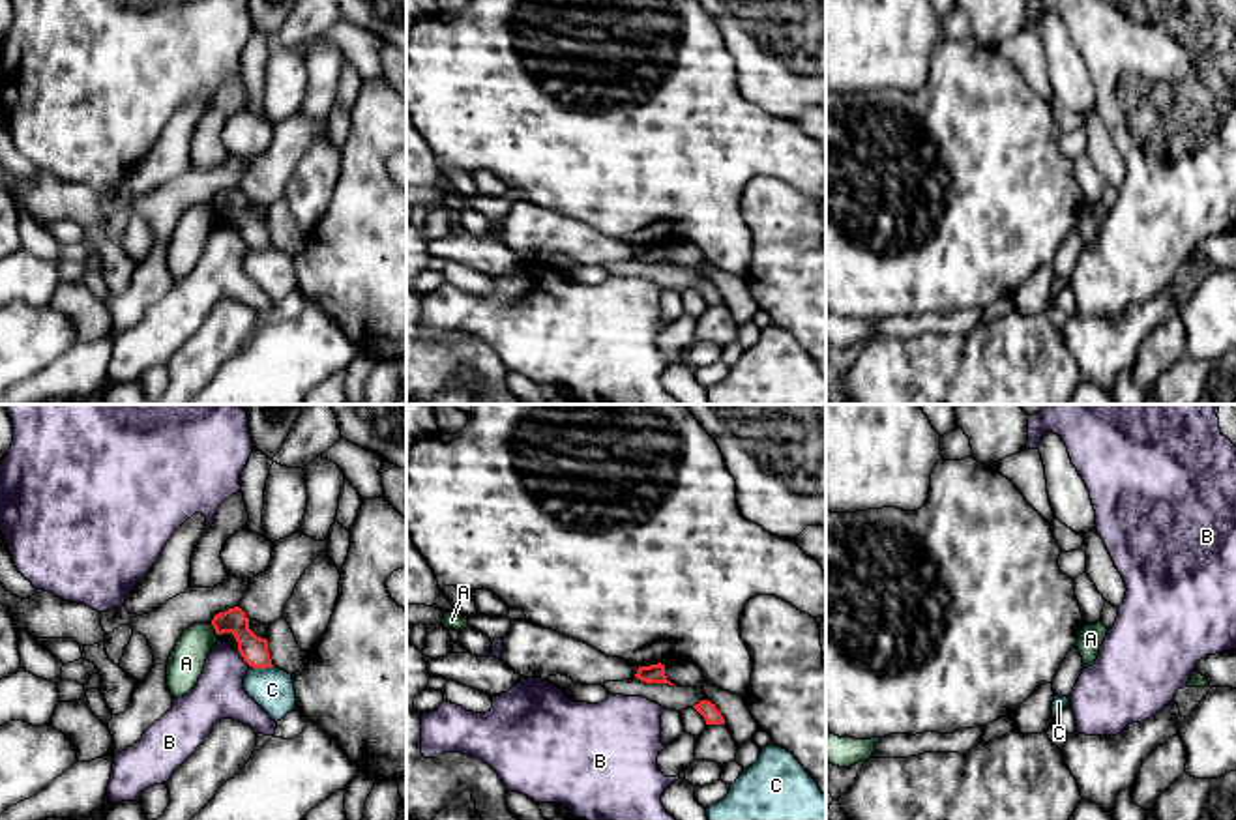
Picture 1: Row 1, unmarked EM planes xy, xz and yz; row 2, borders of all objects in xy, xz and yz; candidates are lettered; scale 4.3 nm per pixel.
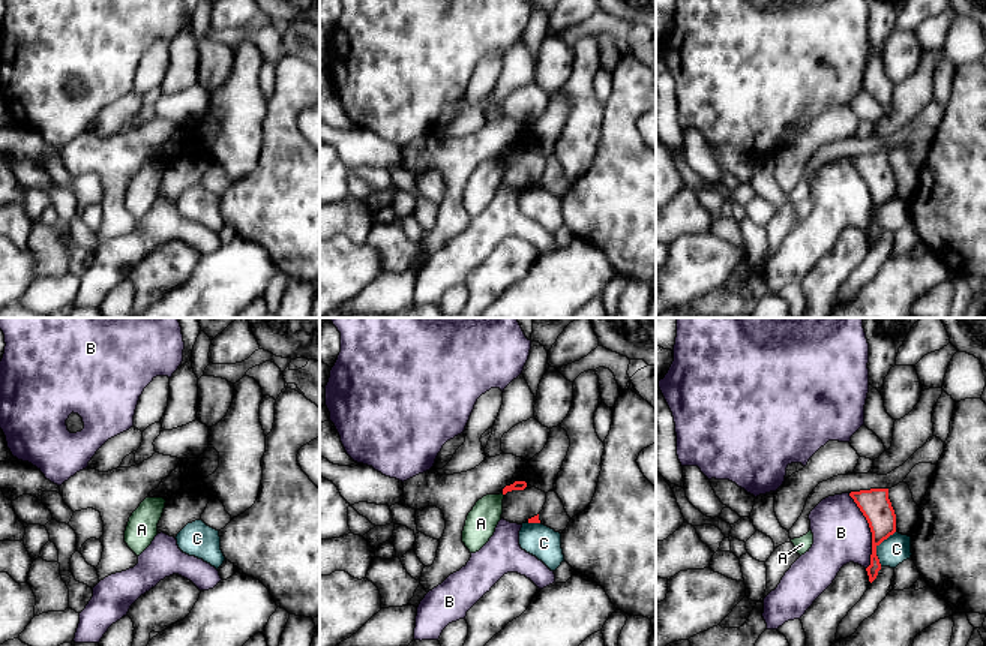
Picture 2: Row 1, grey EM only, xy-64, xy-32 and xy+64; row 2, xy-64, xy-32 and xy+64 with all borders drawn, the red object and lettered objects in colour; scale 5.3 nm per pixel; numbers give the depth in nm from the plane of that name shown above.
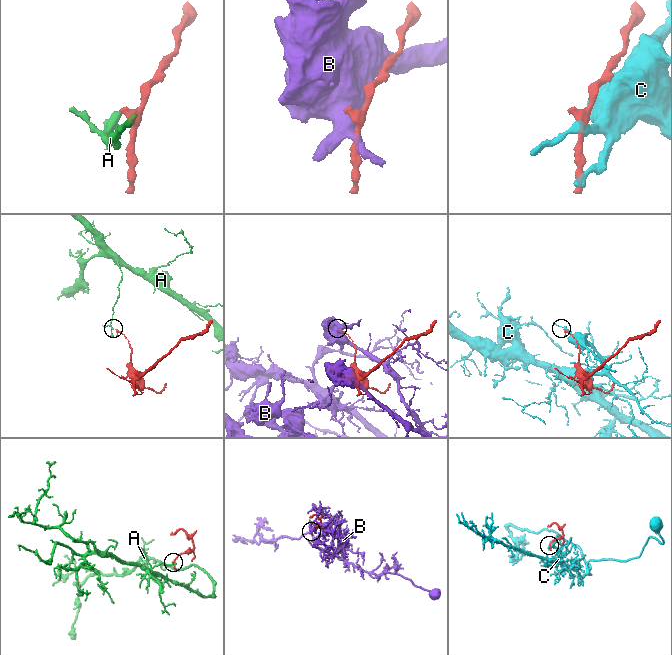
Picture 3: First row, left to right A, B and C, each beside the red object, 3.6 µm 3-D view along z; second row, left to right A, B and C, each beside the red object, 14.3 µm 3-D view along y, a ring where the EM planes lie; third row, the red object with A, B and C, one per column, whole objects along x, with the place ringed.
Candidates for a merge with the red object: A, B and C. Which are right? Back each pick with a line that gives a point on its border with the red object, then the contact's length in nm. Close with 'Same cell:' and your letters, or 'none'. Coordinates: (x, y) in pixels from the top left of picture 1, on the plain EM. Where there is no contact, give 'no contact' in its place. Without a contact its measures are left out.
Same cell: none

